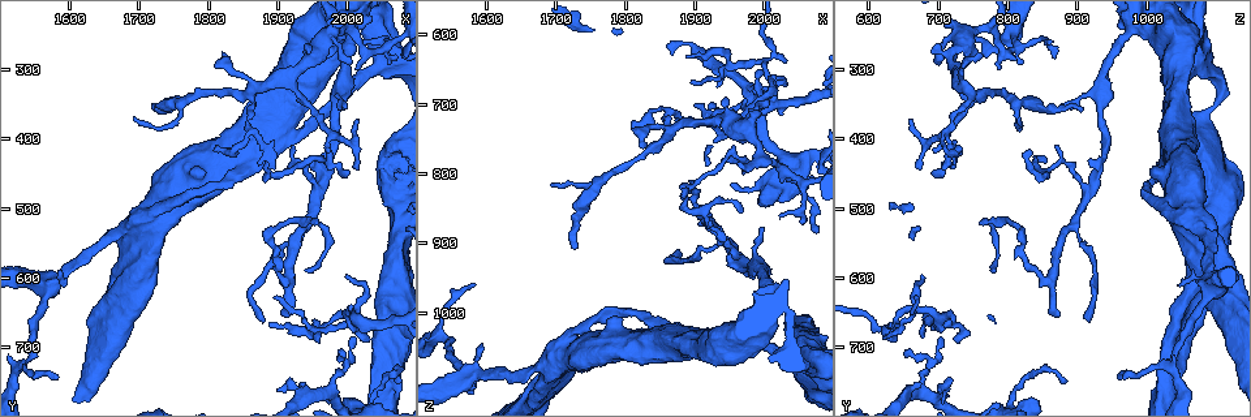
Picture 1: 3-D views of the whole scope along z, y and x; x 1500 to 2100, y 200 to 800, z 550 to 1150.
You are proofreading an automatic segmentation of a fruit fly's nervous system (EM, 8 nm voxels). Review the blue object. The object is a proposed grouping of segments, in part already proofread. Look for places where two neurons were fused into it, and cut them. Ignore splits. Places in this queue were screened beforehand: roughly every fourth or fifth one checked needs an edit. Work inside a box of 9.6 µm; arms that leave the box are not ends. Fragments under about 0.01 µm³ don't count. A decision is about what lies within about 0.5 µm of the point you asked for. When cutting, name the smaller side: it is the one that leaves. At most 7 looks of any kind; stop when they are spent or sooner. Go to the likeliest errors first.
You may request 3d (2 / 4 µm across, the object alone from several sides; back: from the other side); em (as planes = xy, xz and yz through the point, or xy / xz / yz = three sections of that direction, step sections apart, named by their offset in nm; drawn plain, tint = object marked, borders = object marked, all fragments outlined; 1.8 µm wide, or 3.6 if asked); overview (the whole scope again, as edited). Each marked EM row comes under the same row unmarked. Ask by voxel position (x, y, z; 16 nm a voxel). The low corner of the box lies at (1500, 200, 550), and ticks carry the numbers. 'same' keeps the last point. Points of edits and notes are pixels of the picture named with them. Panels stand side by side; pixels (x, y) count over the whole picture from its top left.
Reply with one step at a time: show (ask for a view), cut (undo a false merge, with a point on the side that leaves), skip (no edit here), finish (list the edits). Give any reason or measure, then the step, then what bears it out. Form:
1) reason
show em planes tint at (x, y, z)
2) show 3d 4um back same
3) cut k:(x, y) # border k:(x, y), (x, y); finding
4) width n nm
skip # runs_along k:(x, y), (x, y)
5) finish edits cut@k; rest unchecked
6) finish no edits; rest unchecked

a narrow waist
show em planes tint at (2060, 265, 810)

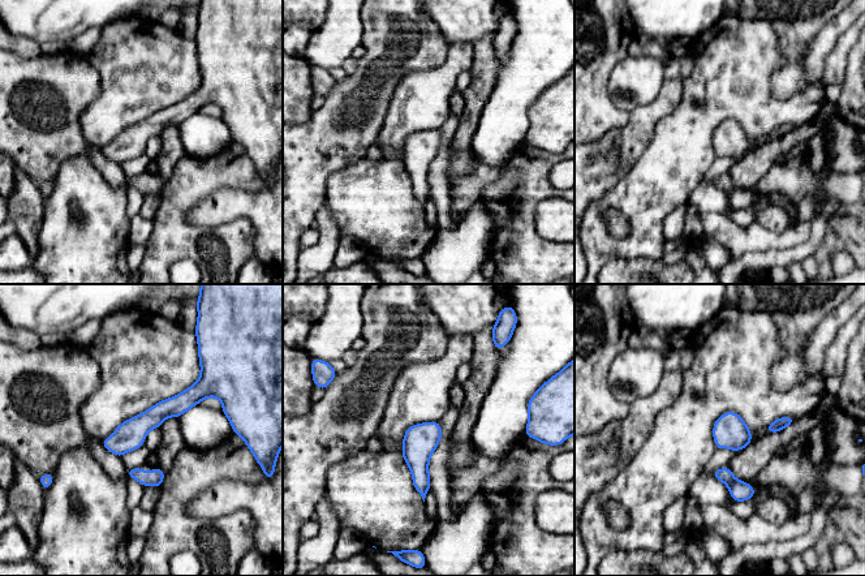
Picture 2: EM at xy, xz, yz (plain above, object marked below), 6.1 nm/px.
skip # runs_along 2:(203, 390), (106, 443); all the same neuron

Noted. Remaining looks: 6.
thick turns thin
show em 3.6um xy step 16 tint at (1590, 600, 1085)

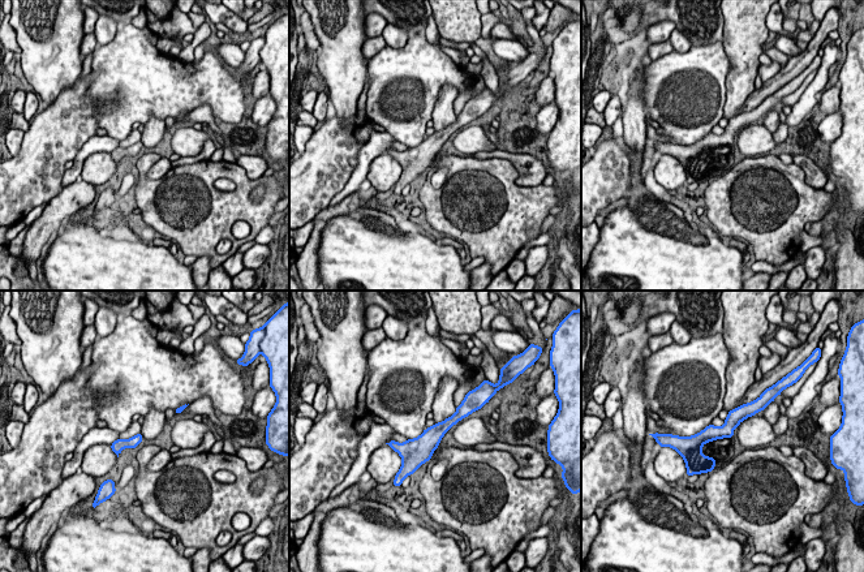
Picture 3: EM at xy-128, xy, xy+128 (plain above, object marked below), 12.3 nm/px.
skip # runs_along 3:(463, 412), (420, 448), (400, 448); one neuron here

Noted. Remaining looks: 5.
show em 3.6um xz step 8 tint at (2065, 450, 1090)

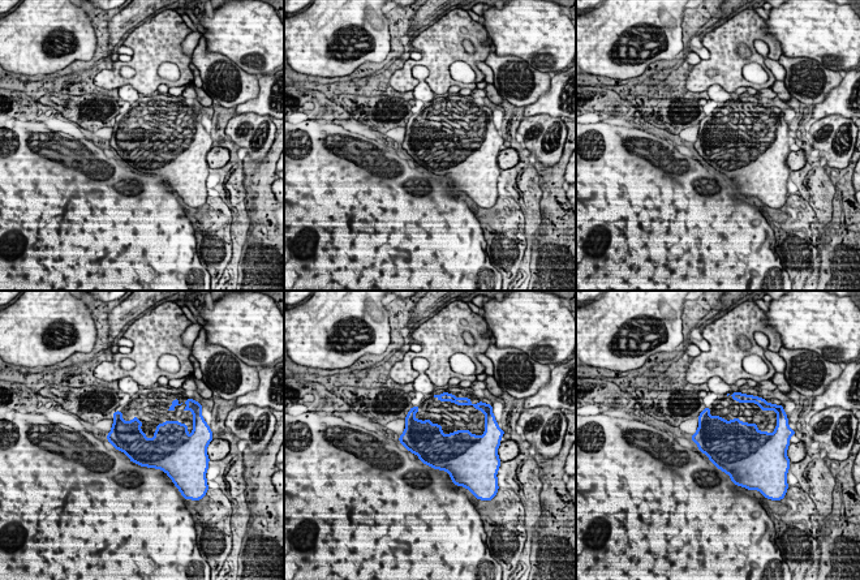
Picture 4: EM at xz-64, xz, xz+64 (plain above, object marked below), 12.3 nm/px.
width 380 nm
skip # continuous, no second neuron

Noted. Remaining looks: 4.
finish no edits; rest unchecked

